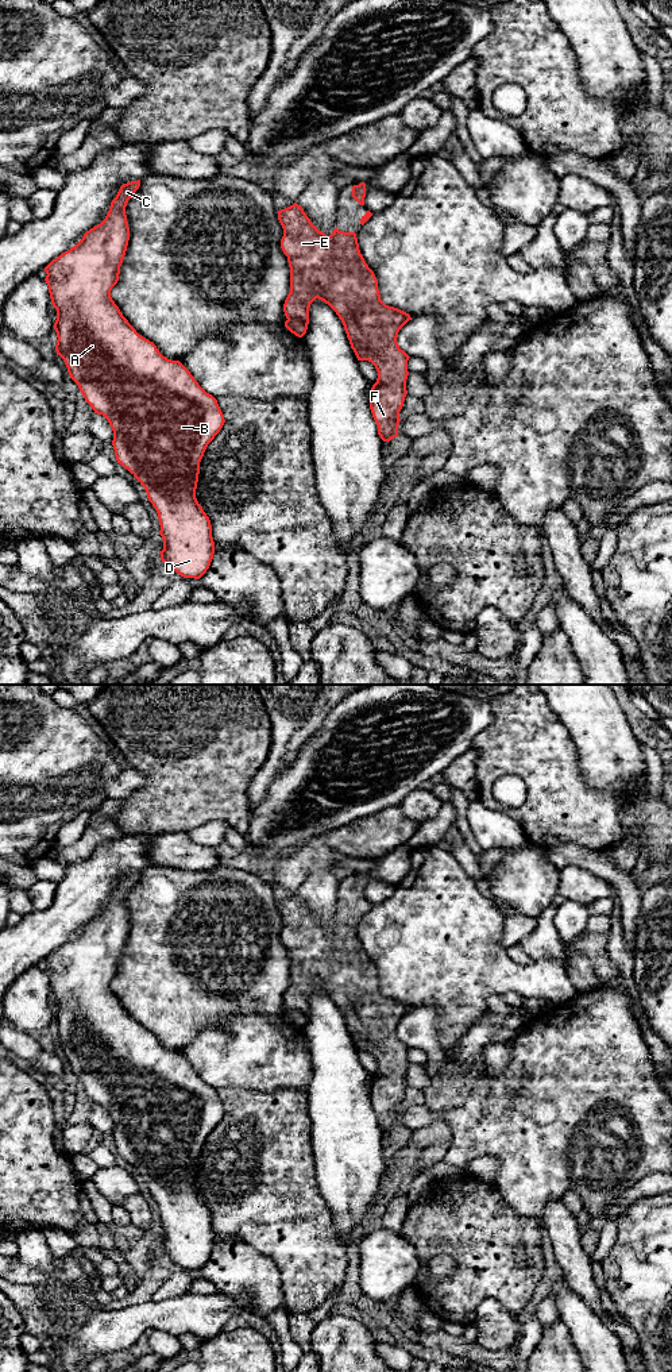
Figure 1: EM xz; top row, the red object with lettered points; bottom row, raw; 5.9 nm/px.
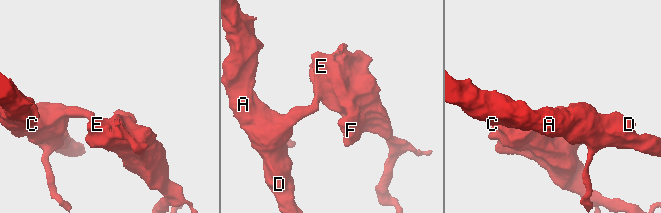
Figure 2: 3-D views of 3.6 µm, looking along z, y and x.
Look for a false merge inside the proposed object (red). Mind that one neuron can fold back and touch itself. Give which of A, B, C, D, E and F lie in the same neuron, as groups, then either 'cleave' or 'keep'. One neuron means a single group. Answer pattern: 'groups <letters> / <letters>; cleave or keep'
groups A B C D / E F; cleave

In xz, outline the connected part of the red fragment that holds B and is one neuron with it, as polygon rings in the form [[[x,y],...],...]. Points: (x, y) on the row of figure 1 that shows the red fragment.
[[[140,180],[123,184],[105,219],[86,231],[74,247],[45,267],[47,274],[45,281],[51,304],[57,309],[55,351],[63,359],[70,378],[78,385],[85,401],[94,413],[108,420],[113,431],[112,446],[117,463],[140,482],[155,508],[161,525],[159,535],[163,539],[161,560],[184,578],[200,579],[209,569],[215,554],[211,520],[196,498],[200,462],[225,420],[217,400],[198,385],[179,361],[167,359],[152,342],[139,335],[111,297],[130,240],[125,207],[139,186]]]

